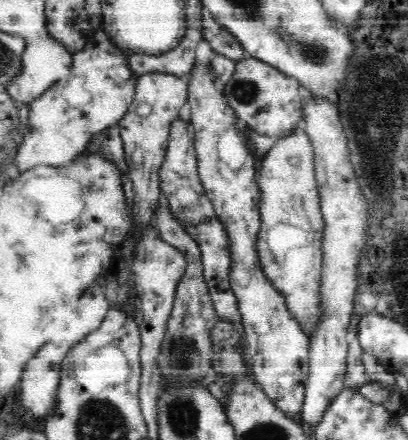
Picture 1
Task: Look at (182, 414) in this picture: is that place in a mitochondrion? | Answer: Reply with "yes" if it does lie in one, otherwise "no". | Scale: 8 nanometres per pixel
yes

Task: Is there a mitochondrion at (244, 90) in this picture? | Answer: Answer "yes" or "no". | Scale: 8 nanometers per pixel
yes

